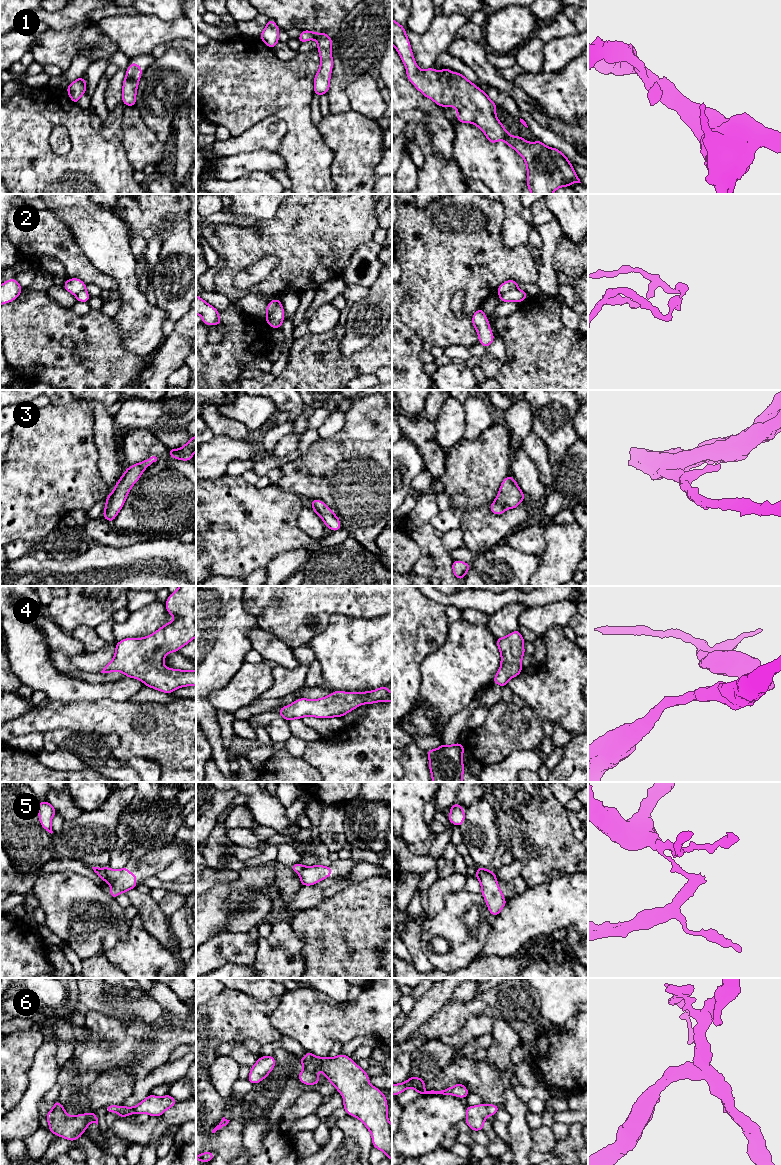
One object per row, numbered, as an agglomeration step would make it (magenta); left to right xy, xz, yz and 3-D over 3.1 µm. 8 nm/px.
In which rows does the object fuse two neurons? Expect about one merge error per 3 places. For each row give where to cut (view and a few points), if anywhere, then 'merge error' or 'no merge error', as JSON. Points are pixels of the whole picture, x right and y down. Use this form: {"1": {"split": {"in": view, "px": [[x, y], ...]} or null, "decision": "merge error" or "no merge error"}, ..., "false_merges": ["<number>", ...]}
{"1": {"split": null, "decision": "no merge error"}, "2": {"split": {"in": "yz", "px": [[516, 287], [499, 294]]}, "decision": "merge error"}, "3": {"split": null, "decision": "no merge error"}, "4": {"split": null, "decision": "no merge error"}, "5": {"split": {"in": "xy", "px": [[103, 868], [104, 879]]}, "decision": "merge error"}, "6": {"split": null, "decision": "no merge error"}, "false_merges": ["2", "5"]}

